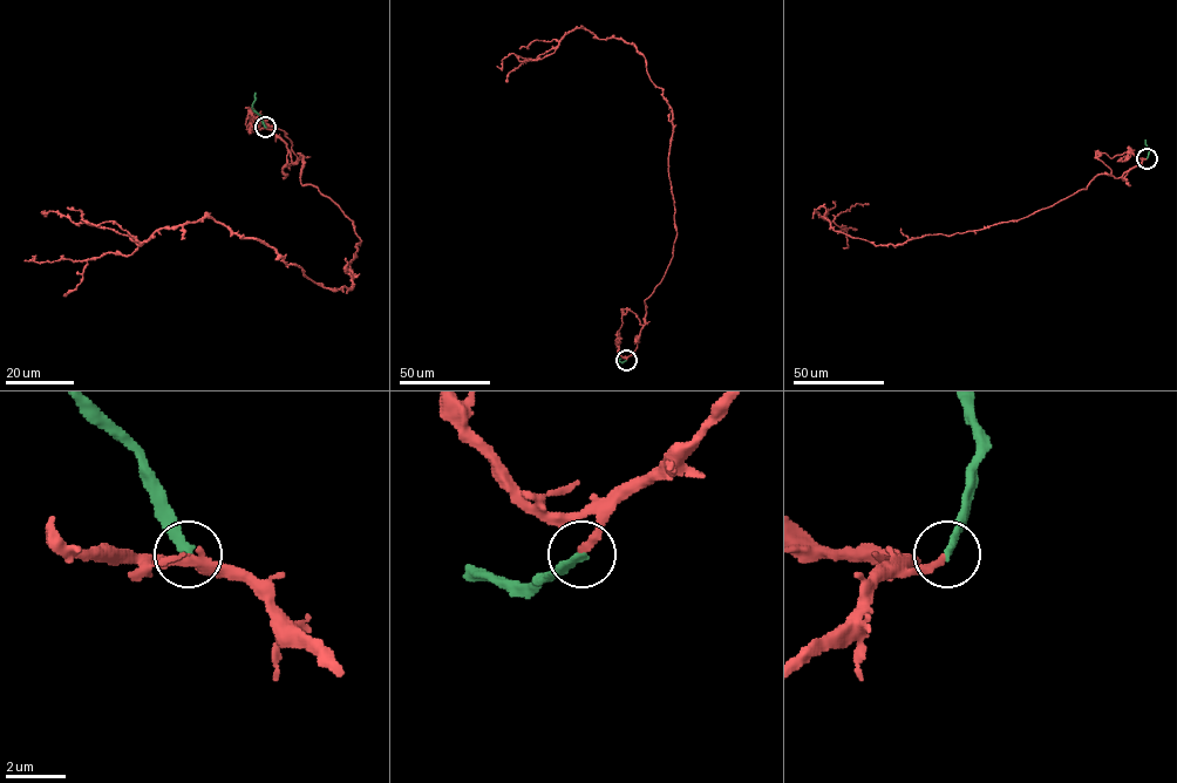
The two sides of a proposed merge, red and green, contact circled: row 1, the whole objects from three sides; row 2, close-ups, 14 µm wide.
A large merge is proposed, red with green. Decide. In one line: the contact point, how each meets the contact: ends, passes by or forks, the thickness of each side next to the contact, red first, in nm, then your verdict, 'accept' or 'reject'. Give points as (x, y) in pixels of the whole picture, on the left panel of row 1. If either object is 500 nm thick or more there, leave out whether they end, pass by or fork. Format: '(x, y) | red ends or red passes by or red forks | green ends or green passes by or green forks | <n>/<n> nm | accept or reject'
(265, 127) | red ends | green ends | 260/260 nm | accept

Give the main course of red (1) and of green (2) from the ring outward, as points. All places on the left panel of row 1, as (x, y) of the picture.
1: (265, 127), (293, 163), (304, 157), (300, 183), (353, 222), (351, 290), (204, 217), (129, 254), (24, 261)
2: (265, 127), (252, 108), (256, 93)

